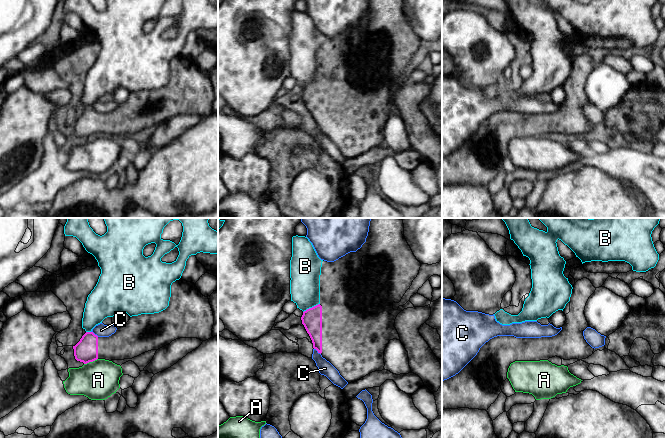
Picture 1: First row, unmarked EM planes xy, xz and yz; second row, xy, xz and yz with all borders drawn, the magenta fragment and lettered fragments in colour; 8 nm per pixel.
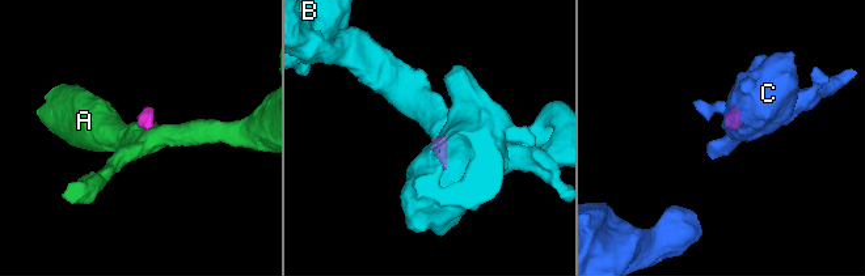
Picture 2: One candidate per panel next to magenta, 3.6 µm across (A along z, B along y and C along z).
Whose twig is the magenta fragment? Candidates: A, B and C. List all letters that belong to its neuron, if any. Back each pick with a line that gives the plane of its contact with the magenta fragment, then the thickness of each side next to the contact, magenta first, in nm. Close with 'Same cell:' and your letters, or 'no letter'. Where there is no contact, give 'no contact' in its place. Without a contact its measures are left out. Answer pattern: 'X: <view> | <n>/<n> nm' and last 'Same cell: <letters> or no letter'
Same cell: no letter

